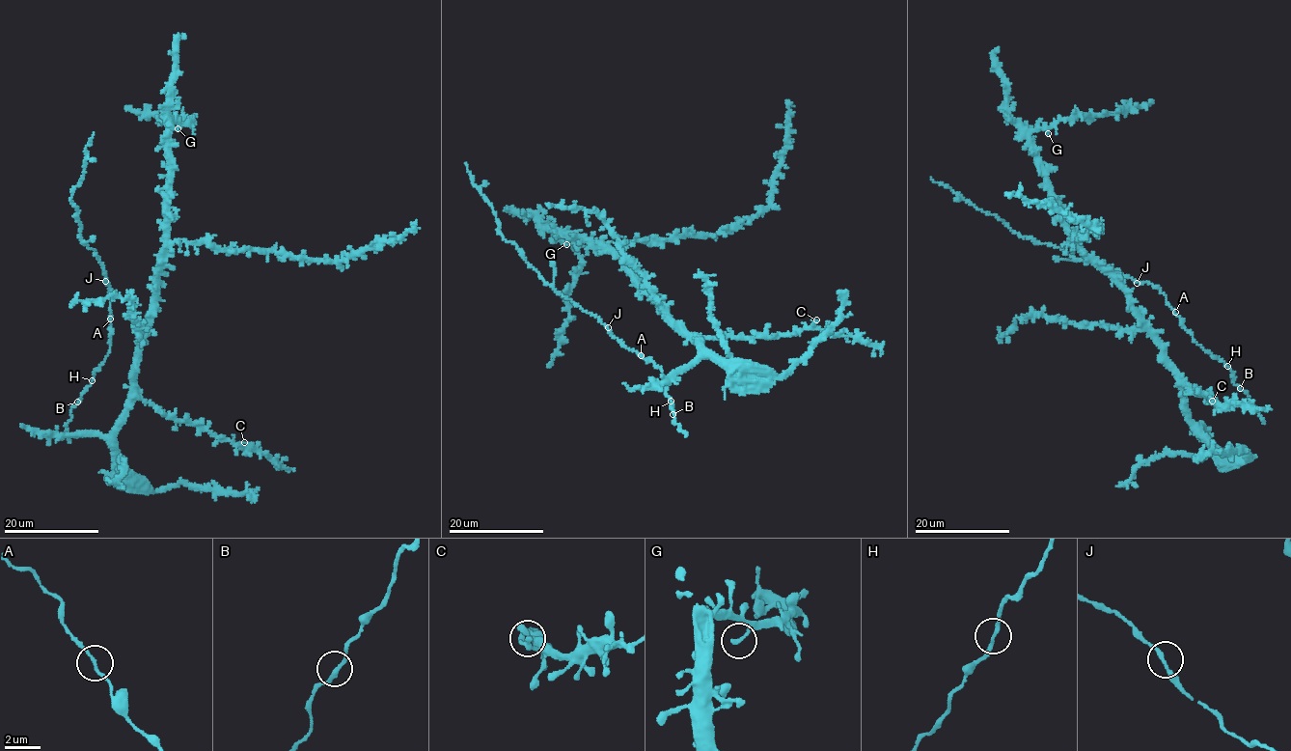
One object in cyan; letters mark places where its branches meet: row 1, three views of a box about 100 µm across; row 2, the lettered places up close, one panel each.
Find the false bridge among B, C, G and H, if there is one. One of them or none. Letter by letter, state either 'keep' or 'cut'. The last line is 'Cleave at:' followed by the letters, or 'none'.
B: keep
C: keep
G: keep
H: keep
Cleave at: none

